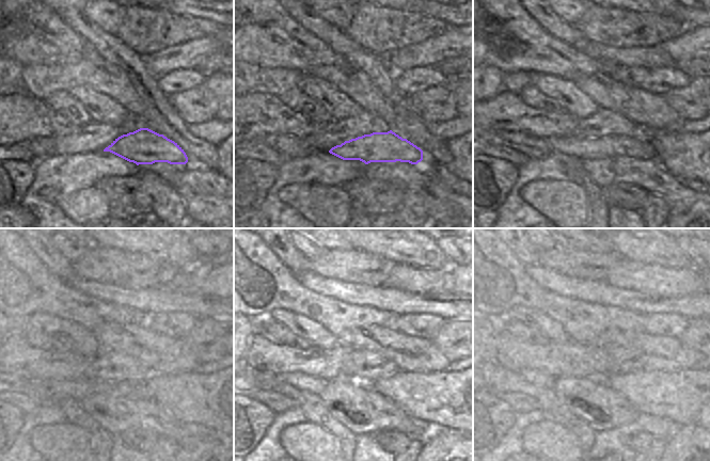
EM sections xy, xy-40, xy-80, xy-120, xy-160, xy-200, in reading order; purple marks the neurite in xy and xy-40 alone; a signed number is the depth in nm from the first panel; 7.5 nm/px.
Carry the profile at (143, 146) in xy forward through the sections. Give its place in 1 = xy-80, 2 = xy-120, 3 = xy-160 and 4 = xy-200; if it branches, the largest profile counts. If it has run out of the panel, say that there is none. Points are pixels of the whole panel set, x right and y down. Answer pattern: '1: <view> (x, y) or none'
1: xy-80 (610, 146)
2: xy-120 (80, 388)
3: xy-160 (301, 381)
4: xy-200 (536, 378)

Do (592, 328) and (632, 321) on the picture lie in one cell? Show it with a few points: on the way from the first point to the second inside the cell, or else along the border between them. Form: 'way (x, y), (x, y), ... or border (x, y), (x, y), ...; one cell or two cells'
way (601, 321), (622, 321); one cell

